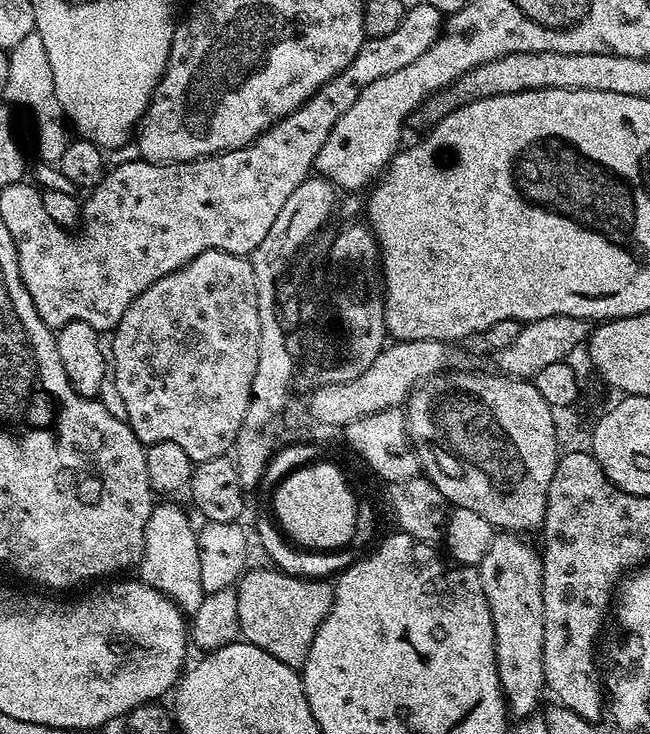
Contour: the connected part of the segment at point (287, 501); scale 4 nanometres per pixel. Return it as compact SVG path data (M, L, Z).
M322 463L305 464L277 484L271 493L274 520L283 535L301 549L340 550L352 544L358 499L343 470L336 464Z

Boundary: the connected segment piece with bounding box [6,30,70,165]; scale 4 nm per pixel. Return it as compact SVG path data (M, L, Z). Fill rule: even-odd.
M33 30L10 49L10 82L6 86L6 97L24 108L29 108L36 115L36 148L40 151L39 159L45 164L55 165L66 150L70 139L70 125L62 106L54 94L54 74L50 70L50 58L39 32Z

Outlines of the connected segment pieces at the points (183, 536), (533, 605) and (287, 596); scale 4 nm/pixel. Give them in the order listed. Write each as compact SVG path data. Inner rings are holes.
M155 503L143 538L143 556L138 565L139 579L165 593L185 615L191 616L206 595L200 578L200 554L197 531L185 512L174 504Z
M504 530L493 535L488 541L488 550L482 554L478 565L482 590L490 606L494 622L494 642L496 643L496 665L498 678L504 691L508 711L513 717L528 716L540 704L540 695L545 695L544 671L542 670L542 566L541 553L536 552L523 540L523 535L512 530Z
M249 567L235 585L240 636L247 643L266 650L266 654L274 654L278 662L303 669L314 634L318 634L318 626L322 626L332 609L333 585L327 579L288 576L275 567L267 567Z

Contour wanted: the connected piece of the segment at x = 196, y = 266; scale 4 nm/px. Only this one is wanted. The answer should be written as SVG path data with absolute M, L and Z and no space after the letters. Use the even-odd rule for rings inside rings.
M206 250L198 254L186 266L166 274L166 278L158 278L154 286L142 290L134 302L122 314L122 318L116 323L113 338L113 360L110 363L111 379L116 381L118 393L122 396L123 405L126 406L126 420L134 430L134 434L140 439L140 443L147 446L158 442L174 442L182 446L186 454L193 462L218 458L229 455L236 443L236 436L242 431L242 422L246 418L246 408L252 401L252 387L254 386L254 372L258 370L258 294L254 282L254 270L251 259L234 254L226 254L222 250Z

